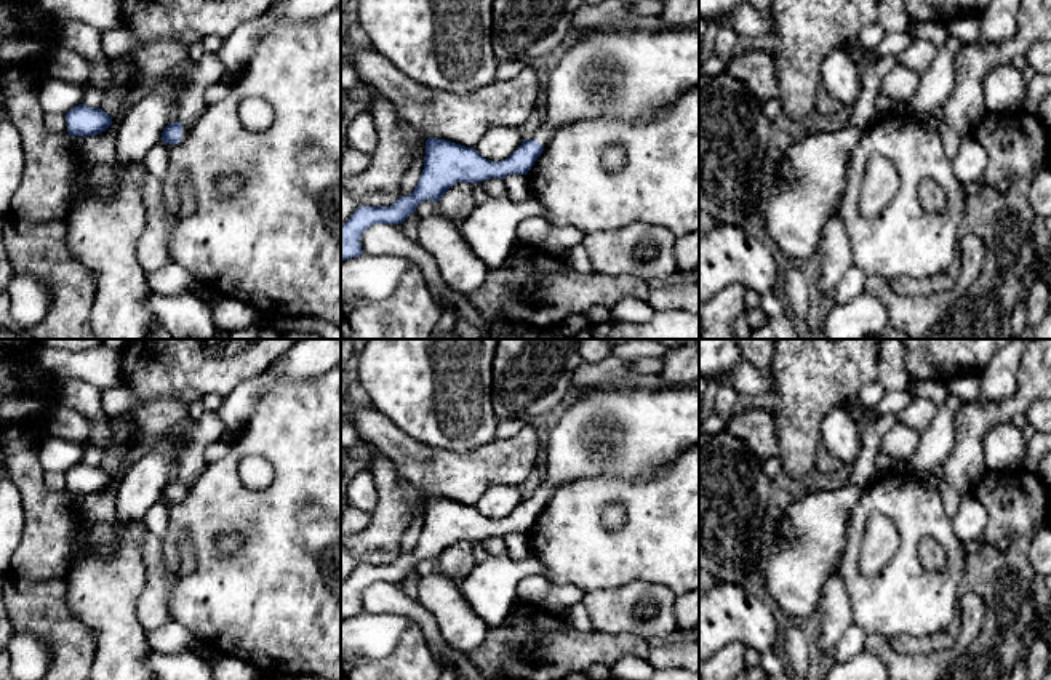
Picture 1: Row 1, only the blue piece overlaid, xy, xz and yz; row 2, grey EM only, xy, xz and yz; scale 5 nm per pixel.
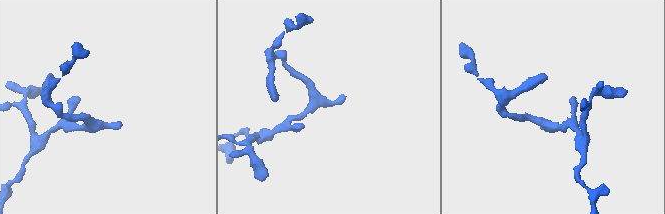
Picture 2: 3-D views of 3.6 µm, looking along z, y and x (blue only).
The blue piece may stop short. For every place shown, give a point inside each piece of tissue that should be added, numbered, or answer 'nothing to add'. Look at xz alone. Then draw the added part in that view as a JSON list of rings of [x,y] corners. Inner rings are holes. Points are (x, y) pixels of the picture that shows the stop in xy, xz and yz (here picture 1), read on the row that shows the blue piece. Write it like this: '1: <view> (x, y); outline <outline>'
1: xz (631, 76); outline [[[597,29],[560,58],[544,85],[545,118],[533,139],[545,146],[558,130],[598,118],[641,122],[699,85],[699,29],[657,32]]]

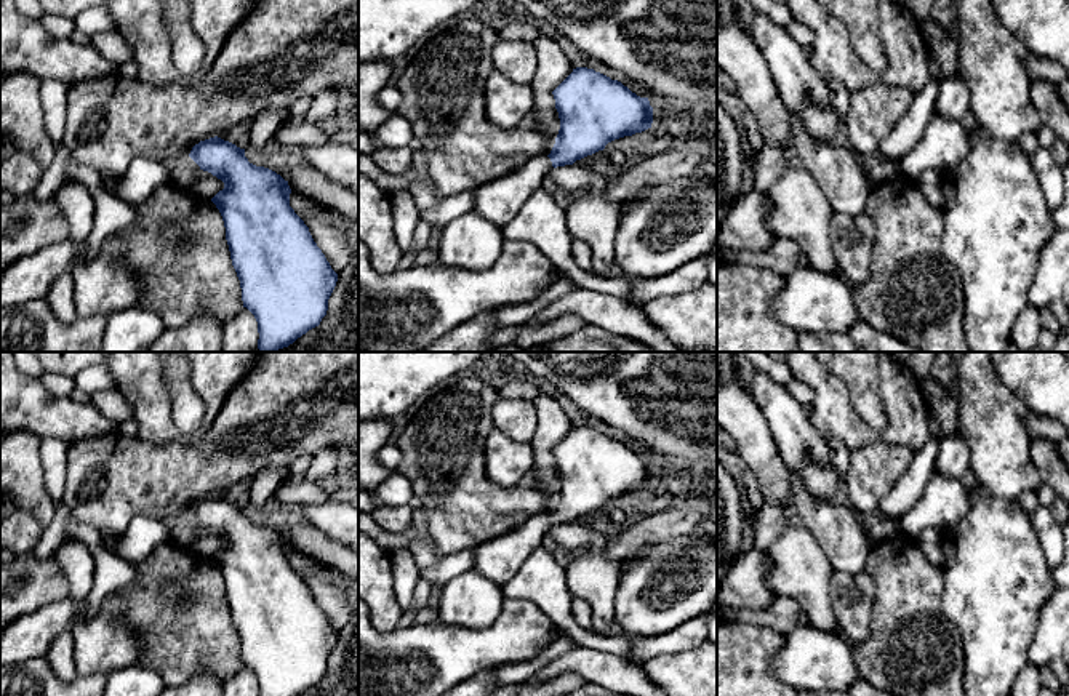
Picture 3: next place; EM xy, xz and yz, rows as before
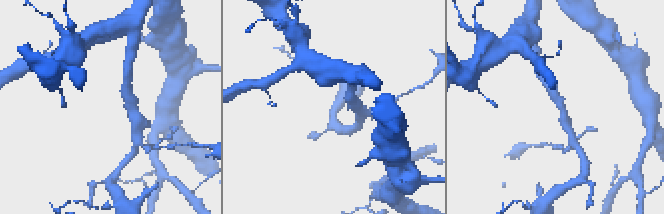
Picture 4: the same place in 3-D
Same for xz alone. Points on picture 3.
1: xz (500, 200); outline [[[539,155],[517,171],[474,190],[474,211],[494,224],[510,222],[533,192],[543,187],[552,168],[547,155]]]

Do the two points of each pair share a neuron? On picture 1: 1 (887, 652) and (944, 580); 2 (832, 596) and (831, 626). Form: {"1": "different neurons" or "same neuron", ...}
{"1": "different neurons", "2": "same neuron"}

